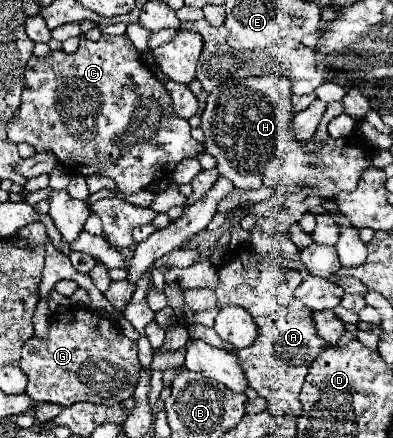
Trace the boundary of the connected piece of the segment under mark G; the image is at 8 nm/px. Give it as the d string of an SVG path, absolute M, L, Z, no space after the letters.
M77 306L65 308L61 314L55 314L49 324L49 338L41 340L33 336L23 348L19 366L29 378L27 396L33 402L51 402L63 408L75 402L93 402L93 404L113 406L131 398L141 372L141 364L137 358L137 342L125 338L119 332L119 328L113 324L115 322L99 316L97 312L91 312L87 308L77 308Z

